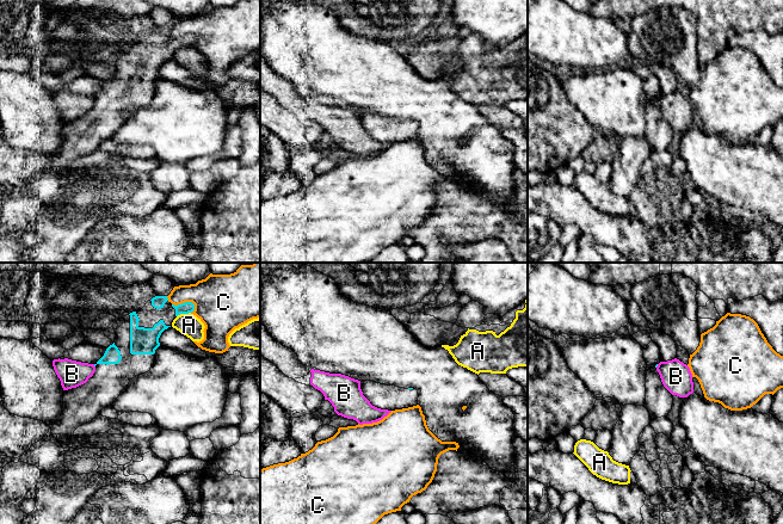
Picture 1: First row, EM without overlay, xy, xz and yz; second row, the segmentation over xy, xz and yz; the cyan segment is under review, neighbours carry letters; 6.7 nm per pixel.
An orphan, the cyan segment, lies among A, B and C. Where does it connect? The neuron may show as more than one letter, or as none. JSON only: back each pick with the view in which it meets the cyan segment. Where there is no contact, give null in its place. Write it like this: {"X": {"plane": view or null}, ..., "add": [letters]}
{"add": []}

